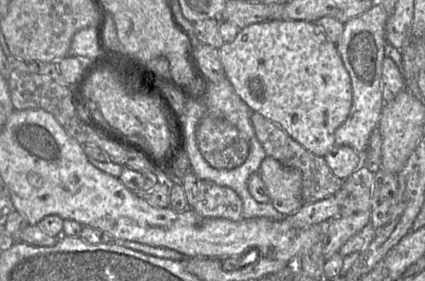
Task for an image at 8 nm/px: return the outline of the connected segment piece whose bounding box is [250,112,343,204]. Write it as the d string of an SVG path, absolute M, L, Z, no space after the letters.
M257 112L251 113L250 121L255 135L268 157L274 158L286 167L296 168L301 171L303 203L314 203L335 194L341 189L343 180L333 174L323 157L307 151L280 127Z

